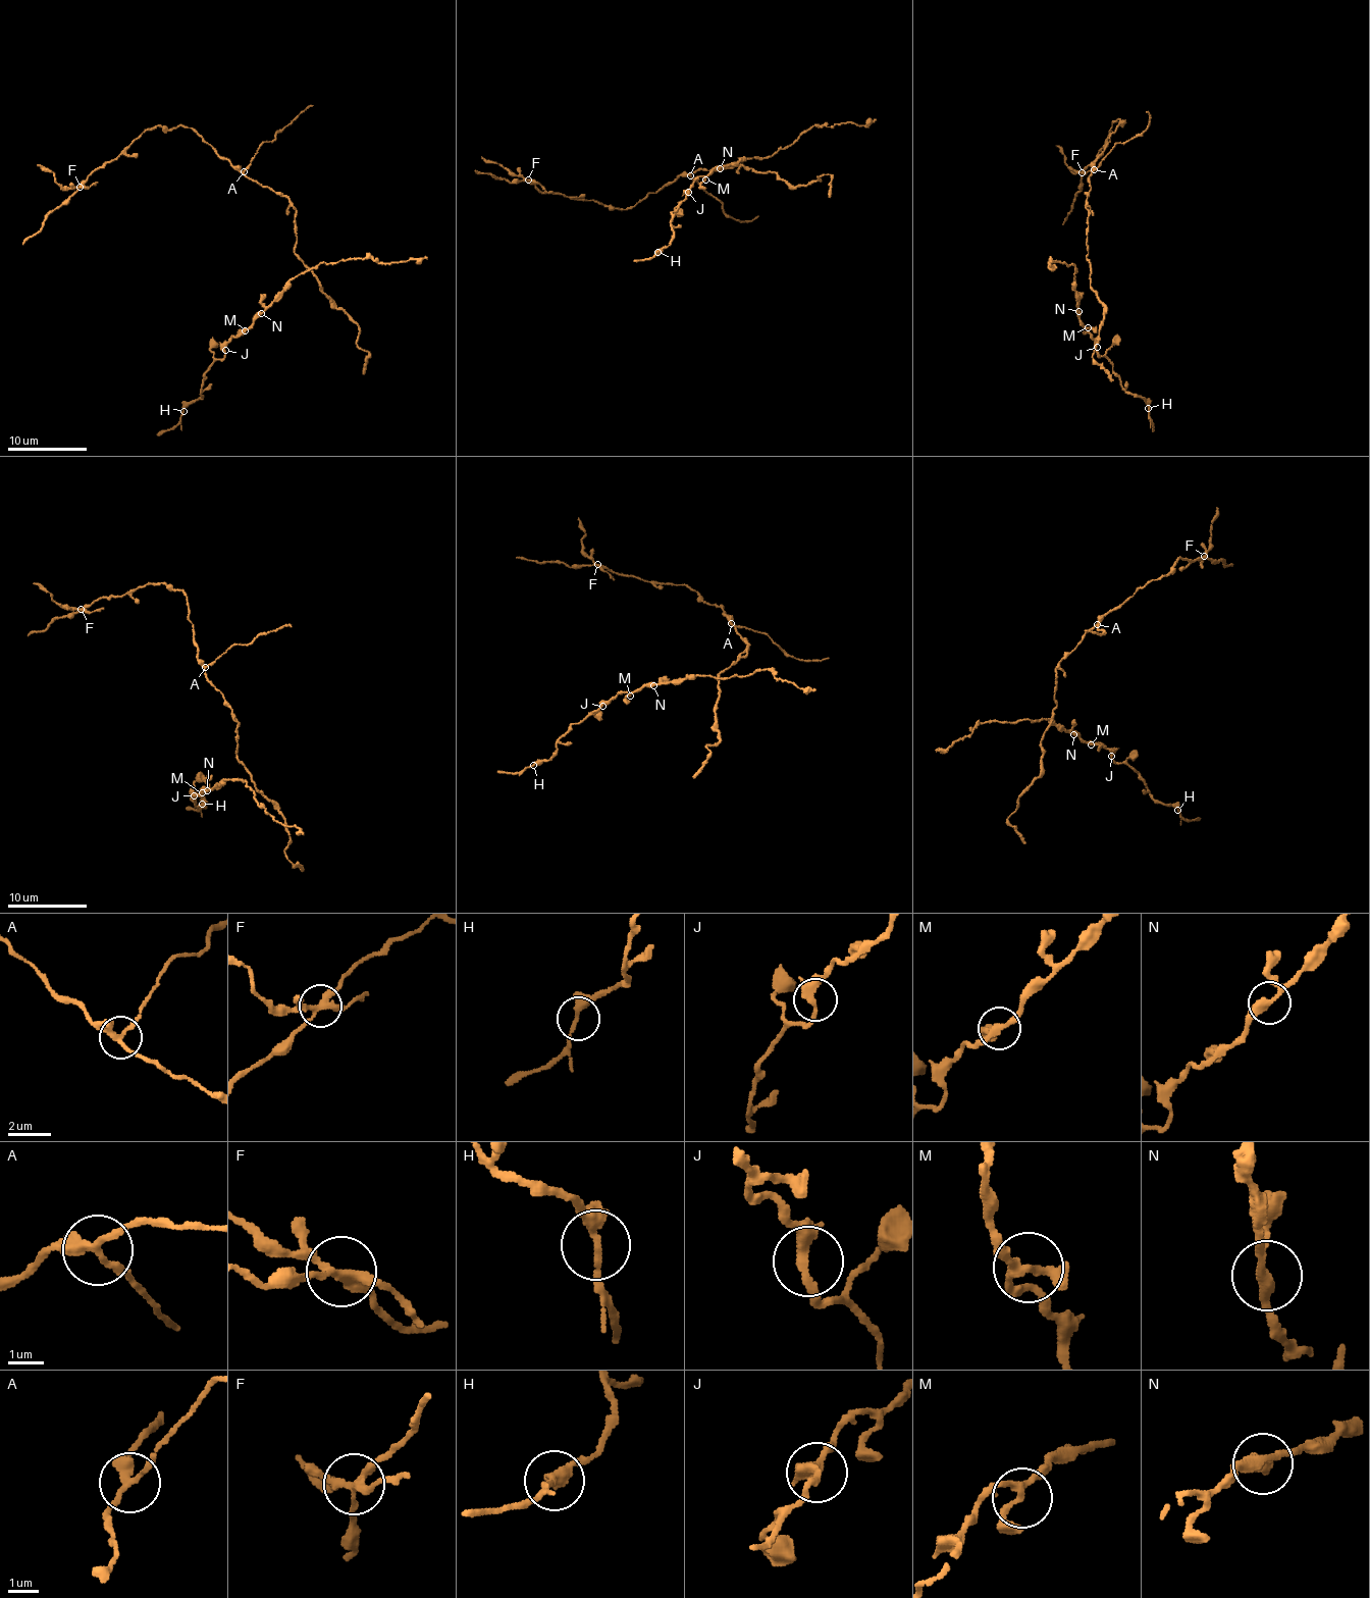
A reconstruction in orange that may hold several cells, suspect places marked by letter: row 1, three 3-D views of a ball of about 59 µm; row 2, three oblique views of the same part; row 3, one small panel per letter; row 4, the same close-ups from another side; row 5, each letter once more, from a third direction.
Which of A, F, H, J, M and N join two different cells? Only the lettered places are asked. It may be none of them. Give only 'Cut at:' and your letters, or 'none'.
Cut at: A, F

